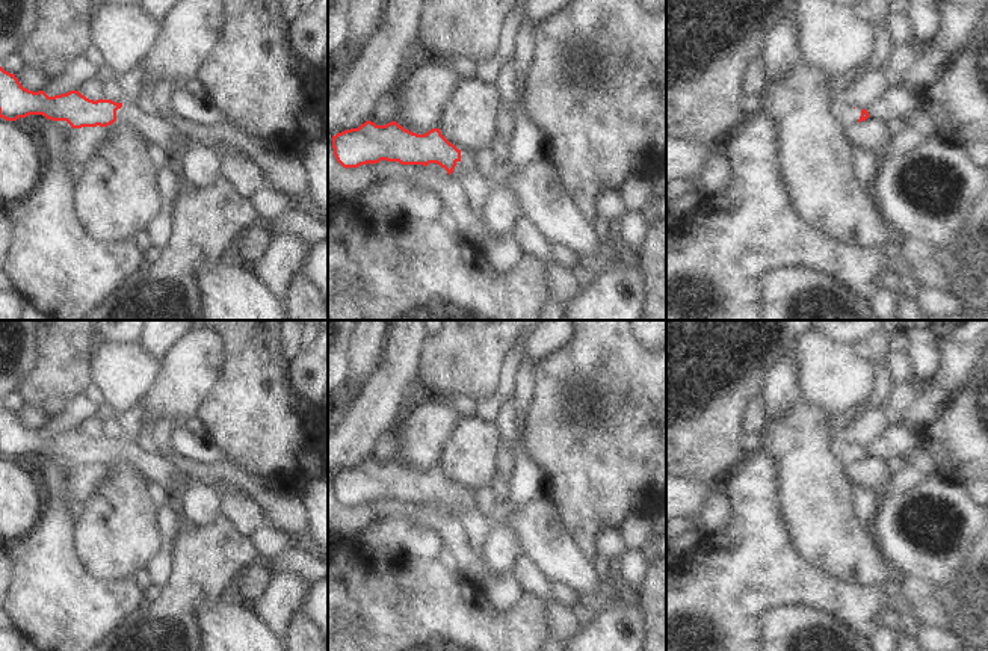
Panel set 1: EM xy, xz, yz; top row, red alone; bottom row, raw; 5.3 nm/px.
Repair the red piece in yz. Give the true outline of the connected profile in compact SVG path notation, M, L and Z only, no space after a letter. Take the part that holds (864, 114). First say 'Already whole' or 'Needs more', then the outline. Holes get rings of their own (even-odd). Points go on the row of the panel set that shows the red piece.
Needs more. M835 103L835 106L832 107L832 115L841 124L843 128L866 121L870 116L866 109L854 109L843 103Z

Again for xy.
Needs more. M0 66L0 118L17 121L29 115L42 115L51 121L66 121L73 128L107 127L116 119L131 125L147 143L156 143L168 154L172 140L180 136L175 125L159 115L145 115L134 103L89 100L79 91L48 97L44 91L29 91L15 74Z

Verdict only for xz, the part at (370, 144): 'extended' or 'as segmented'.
extended

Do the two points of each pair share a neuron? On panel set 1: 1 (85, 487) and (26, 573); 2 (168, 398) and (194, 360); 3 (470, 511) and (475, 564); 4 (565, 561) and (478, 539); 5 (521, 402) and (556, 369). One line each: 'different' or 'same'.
1: different
2: same
3: different
4: different
5: different

